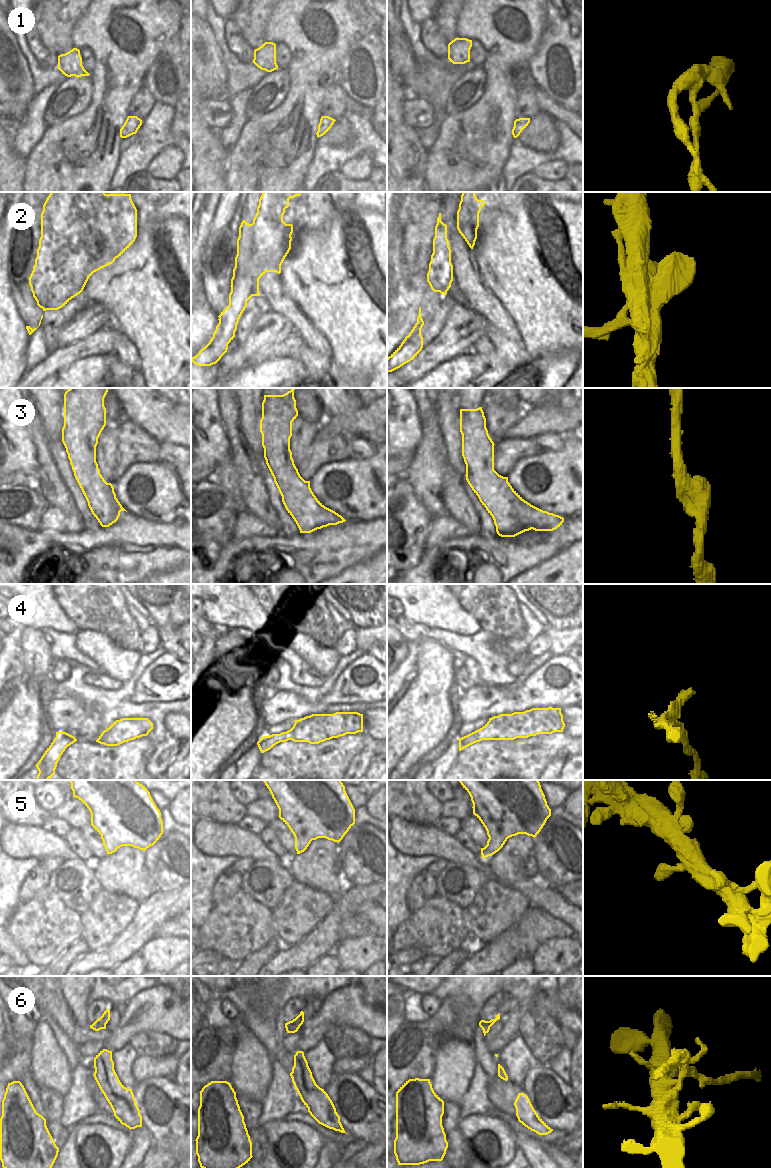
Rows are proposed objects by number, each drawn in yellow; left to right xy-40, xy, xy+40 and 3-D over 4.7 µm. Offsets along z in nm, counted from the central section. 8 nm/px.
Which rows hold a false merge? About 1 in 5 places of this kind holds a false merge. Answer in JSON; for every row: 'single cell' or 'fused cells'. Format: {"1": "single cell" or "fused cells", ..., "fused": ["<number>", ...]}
{"1": "single cell", "2": "single cell", "3": "single cell", "4": "single cell", "5": "single cell", "6": "fused cells", "fused": ["6"]}

